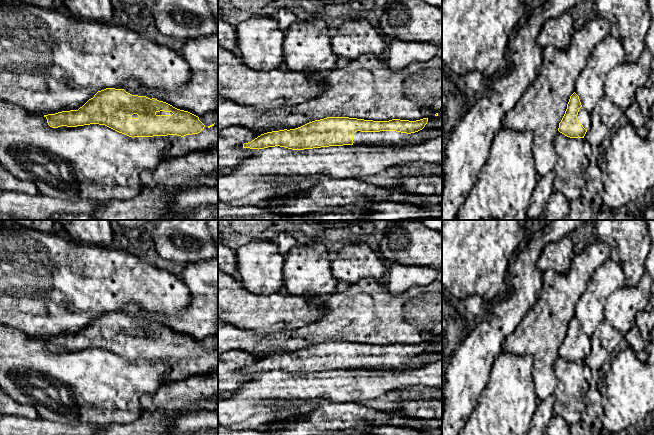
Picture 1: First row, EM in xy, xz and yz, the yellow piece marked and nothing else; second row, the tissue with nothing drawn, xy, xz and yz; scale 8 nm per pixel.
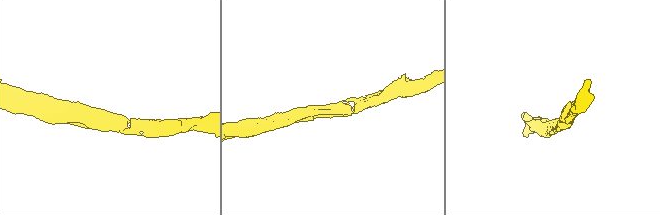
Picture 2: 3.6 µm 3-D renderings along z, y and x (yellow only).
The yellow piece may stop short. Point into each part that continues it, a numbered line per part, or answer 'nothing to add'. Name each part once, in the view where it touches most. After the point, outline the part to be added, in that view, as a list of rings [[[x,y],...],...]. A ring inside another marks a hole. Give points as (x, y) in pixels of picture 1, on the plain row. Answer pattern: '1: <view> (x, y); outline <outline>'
1: xz (383, 362); outline [[[396,355],[361,356],[353,358],[353,369],[395,370],[402,369],[408,358]]]

